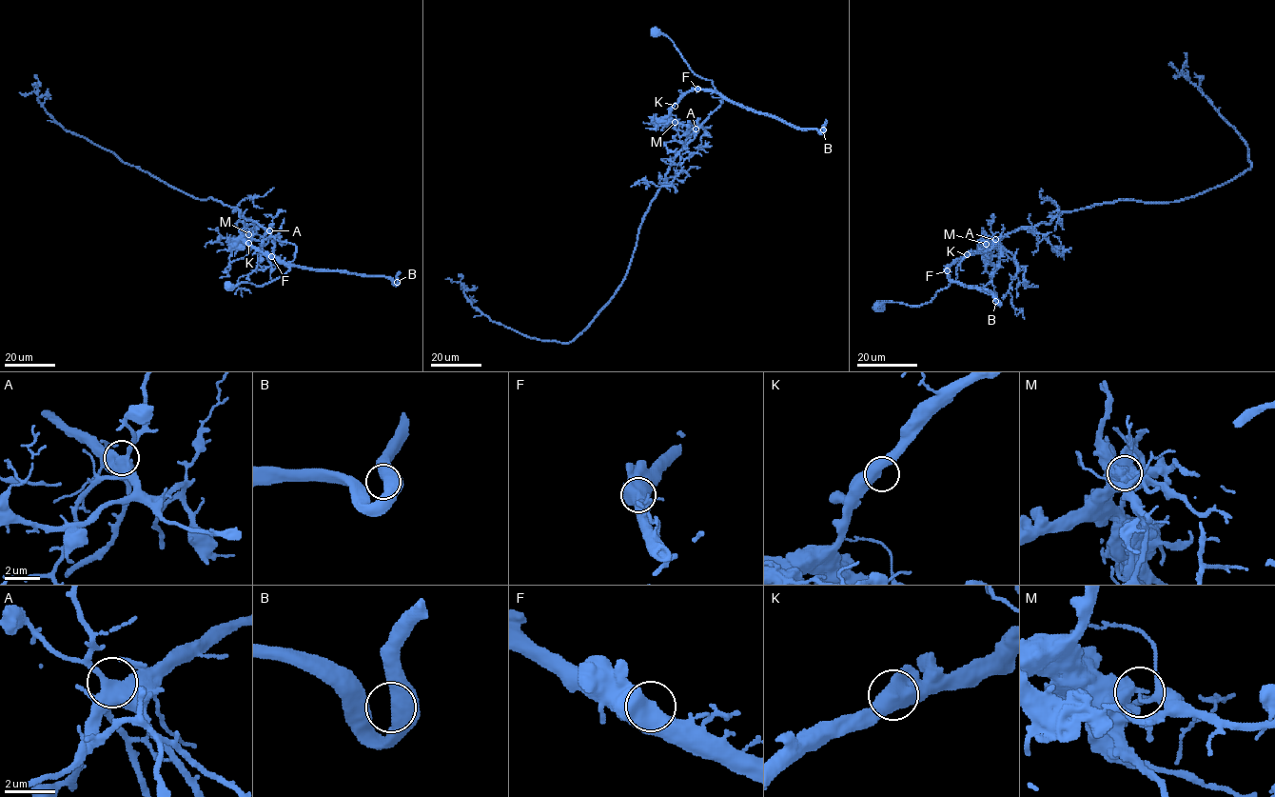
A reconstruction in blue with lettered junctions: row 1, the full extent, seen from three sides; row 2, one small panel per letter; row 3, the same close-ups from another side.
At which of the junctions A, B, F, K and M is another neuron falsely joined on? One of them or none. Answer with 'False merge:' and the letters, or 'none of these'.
False merge: M

